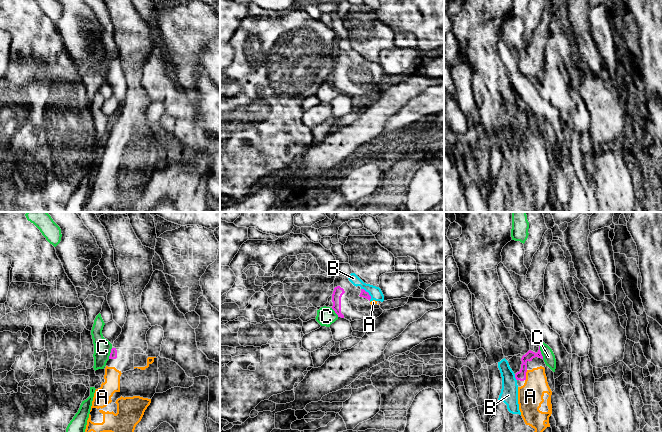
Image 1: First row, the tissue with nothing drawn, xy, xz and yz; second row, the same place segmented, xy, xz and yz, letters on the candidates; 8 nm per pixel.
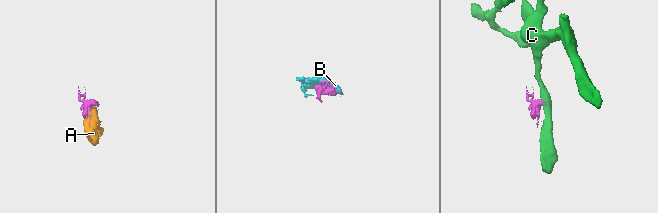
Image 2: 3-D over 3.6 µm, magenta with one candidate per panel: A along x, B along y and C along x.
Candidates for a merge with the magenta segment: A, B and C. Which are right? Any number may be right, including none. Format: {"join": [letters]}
{"join": ["A", "B"]}

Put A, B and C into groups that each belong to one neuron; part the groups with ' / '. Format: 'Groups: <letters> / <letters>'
Groups: A B / C

